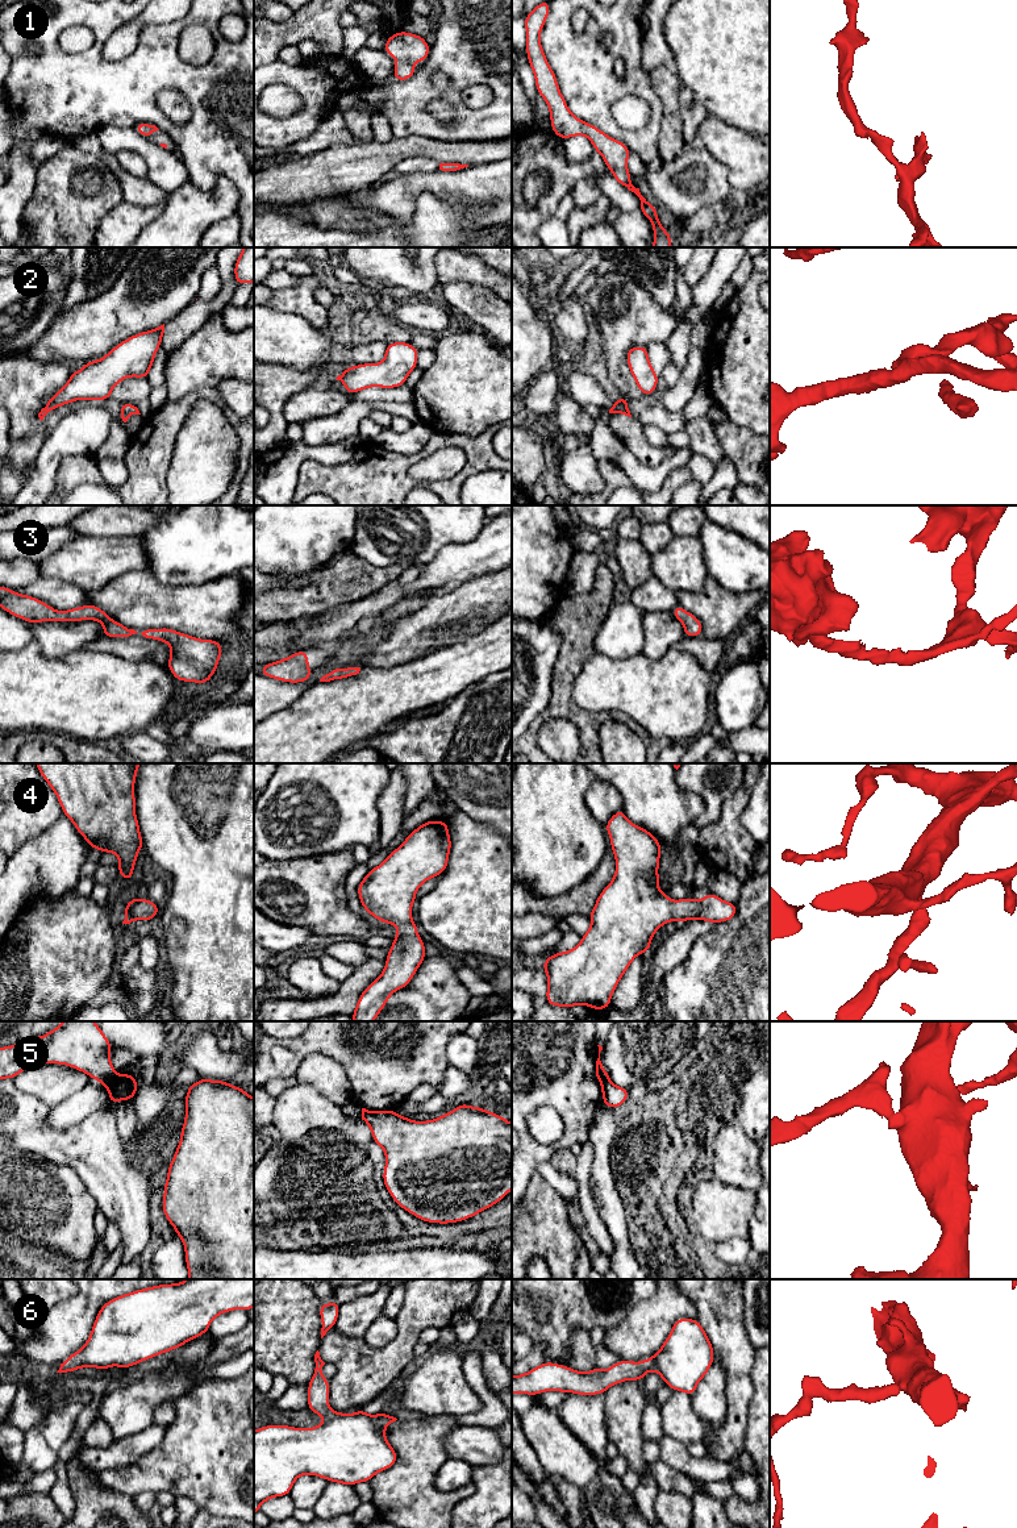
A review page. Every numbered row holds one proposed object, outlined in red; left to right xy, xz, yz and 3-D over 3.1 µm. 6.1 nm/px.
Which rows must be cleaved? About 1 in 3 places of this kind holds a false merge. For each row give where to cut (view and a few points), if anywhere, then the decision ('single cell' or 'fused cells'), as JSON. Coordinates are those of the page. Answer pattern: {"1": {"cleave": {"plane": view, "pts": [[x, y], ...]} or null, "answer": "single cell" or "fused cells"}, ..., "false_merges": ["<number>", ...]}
{"1": {"cleave": null, "answer": "single cell"}, "2": {"cleave": null, "answer": "single cell"}, "3": {"cleave": null, "answer": "single cell"}, "4": {"cleave": null, "answer": "single cell"}, "5": {"cleave": {"plane": "xy", "pts": [[119, 1075], [105, 1087]]}, "answer": "fused cells"}, "6": {"cleave": null, "answer": "single cell"}, "false_merges": ["5"]}

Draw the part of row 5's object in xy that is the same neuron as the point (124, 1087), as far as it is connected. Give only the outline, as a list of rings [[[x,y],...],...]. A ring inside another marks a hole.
[[[130,1073],[118,1075],[105,1088],[109,1091],[109,1103],[114,1104],[120,1100],[132,1100],[136,1096],[139,1084]]]

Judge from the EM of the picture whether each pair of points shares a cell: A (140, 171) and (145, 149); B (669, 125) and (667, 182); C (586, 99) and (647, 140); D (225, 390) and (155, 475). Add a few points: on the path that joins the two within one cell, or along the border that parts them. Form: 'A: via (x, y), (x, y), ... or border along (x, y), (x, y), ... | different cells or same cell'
A: border along (116, 154), (134, 150), (146, 165), (146, 177) | different cells
B: border along (684, 148), (678, 155), (663, 162) | different cells
C: via (600, 115), (619, 133), (632, 138) | same cell
D: border along (216, 388), (223, 402), (240, 417) | different cells

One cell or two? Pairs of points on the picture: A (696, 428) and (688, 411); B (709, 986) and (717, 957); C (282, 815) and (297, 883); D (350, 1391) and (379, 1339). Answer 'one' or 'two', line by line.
A: two
B: one
C: two
D: two

